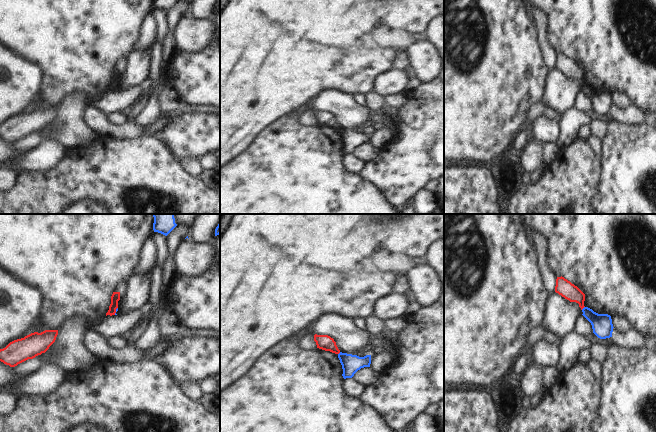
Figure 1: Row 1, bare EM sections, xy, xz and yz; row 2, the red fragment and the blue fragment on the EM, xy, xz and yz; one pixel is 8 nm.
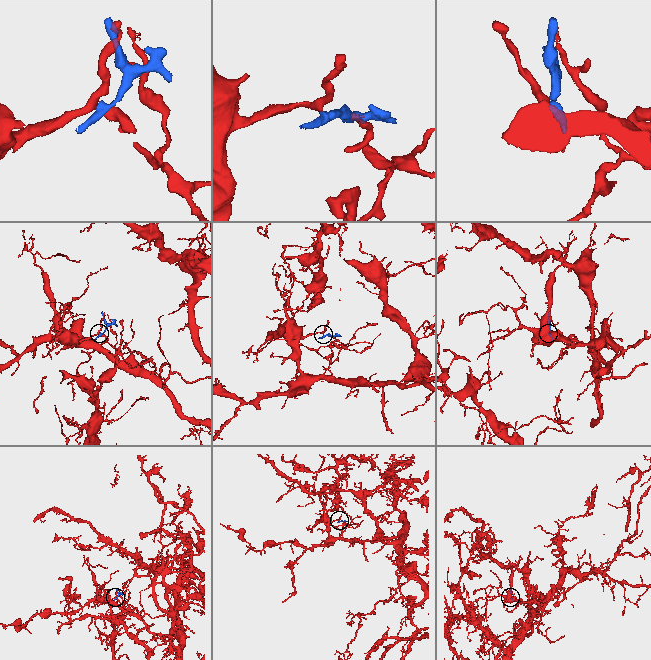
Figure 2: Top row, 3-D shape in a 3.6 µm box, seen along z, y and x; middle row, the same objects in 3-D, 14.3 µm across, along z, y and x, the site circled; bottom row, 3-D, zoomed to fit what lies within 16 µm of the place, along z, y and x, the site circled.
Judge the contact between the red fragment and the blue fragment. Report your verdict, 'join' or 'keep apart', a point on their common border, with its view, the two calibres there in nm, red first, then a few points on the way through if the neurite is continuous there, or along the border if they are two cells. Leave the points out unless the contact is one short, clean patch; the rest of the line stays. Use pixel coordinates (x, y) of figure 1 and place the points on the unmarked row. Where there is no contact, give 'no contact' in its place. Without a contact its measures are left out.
keep apart; meets red in yz at (582, 84); 140 nm thick on the red side, 170 nm on the other; border along yz (584, 82), (581, 85)

